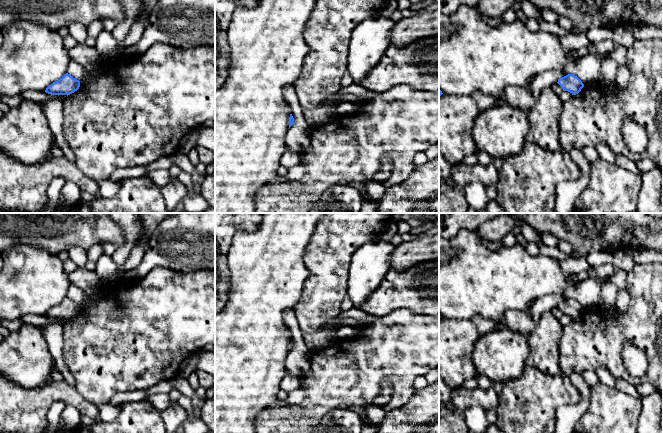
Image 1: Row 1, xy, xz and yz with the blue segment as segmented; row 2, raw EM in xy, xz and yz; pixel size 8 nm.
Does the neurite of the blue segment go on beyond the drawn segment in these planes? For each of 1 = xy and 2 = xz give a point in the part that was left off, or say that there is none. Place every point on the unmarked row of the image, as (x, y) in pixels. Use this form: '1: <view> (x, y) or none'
1: none
2: none

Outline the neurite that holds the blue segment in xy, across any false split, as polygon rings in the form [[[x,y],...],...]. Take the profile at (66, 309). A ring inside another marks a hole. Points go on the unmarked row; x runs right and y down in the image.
[[[66,297],[58,305],[49,309],[45,316],[51,319],[70,319],[80,311],[80,305]]]

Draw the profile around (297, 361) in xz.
[[[286,310],[283,313],[285,325],[291,332],[291,338],[294,342],[293,349],[289,352],[285,360],[286,370],[298,376],[306,377],[310,373],[310,355],[312,348],[303,341],[303,332],[300,329],[295,311]]]

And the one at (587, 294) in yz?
[[[588,278],[586,281],[580,282],[577,287],[567,289],[563,294],[548,294],[538,297],[531,303],[535,323],[538,323],[543,313],[550,312],[560,302],[568,298],[577,300],[584,309],[598,306],[600,285],[601,282],[599,280]]]

